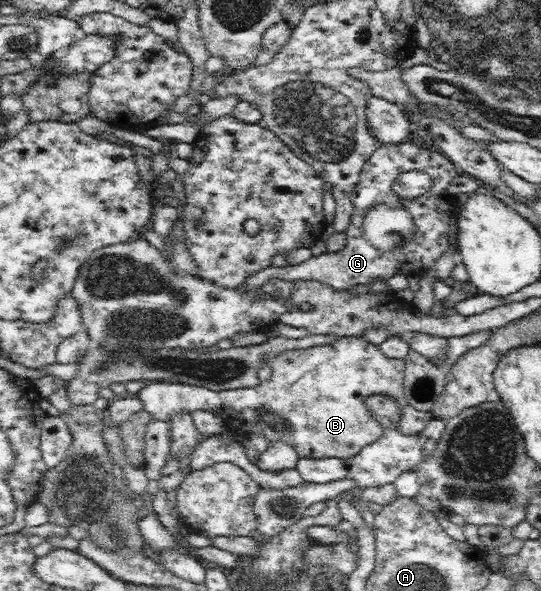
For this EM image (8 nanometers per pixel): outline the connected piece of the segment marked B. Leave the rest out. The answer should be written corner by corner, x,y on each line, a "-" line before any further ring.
364,335
341,337
331,341
330,344
315,345
308,349
283,351
276,357
270,357
265,363
272,368
272,377
250,388
213,391
200,385
166,381
150,381
137,395
128,394
125,383
114,383
109,388
116,398
130,395
140,400
144,410
149,412
154,420
170,421
173,416
185,412
190,414
194,411
211,412
224,419
228,432
232,432
234,436
247,438
250,434
261,434
268,443
280,441
292,446
300,458
347,459
358,455
368,445
383,437
385,433
383,424
367,407
367,400
373,396
384,396
398,404
398,408
402,410
402,418
398,425
400,434
406,436
420,434
433,419
430,412
418,412
406,402
403,385
404,361
387,357
380,346
370,342

